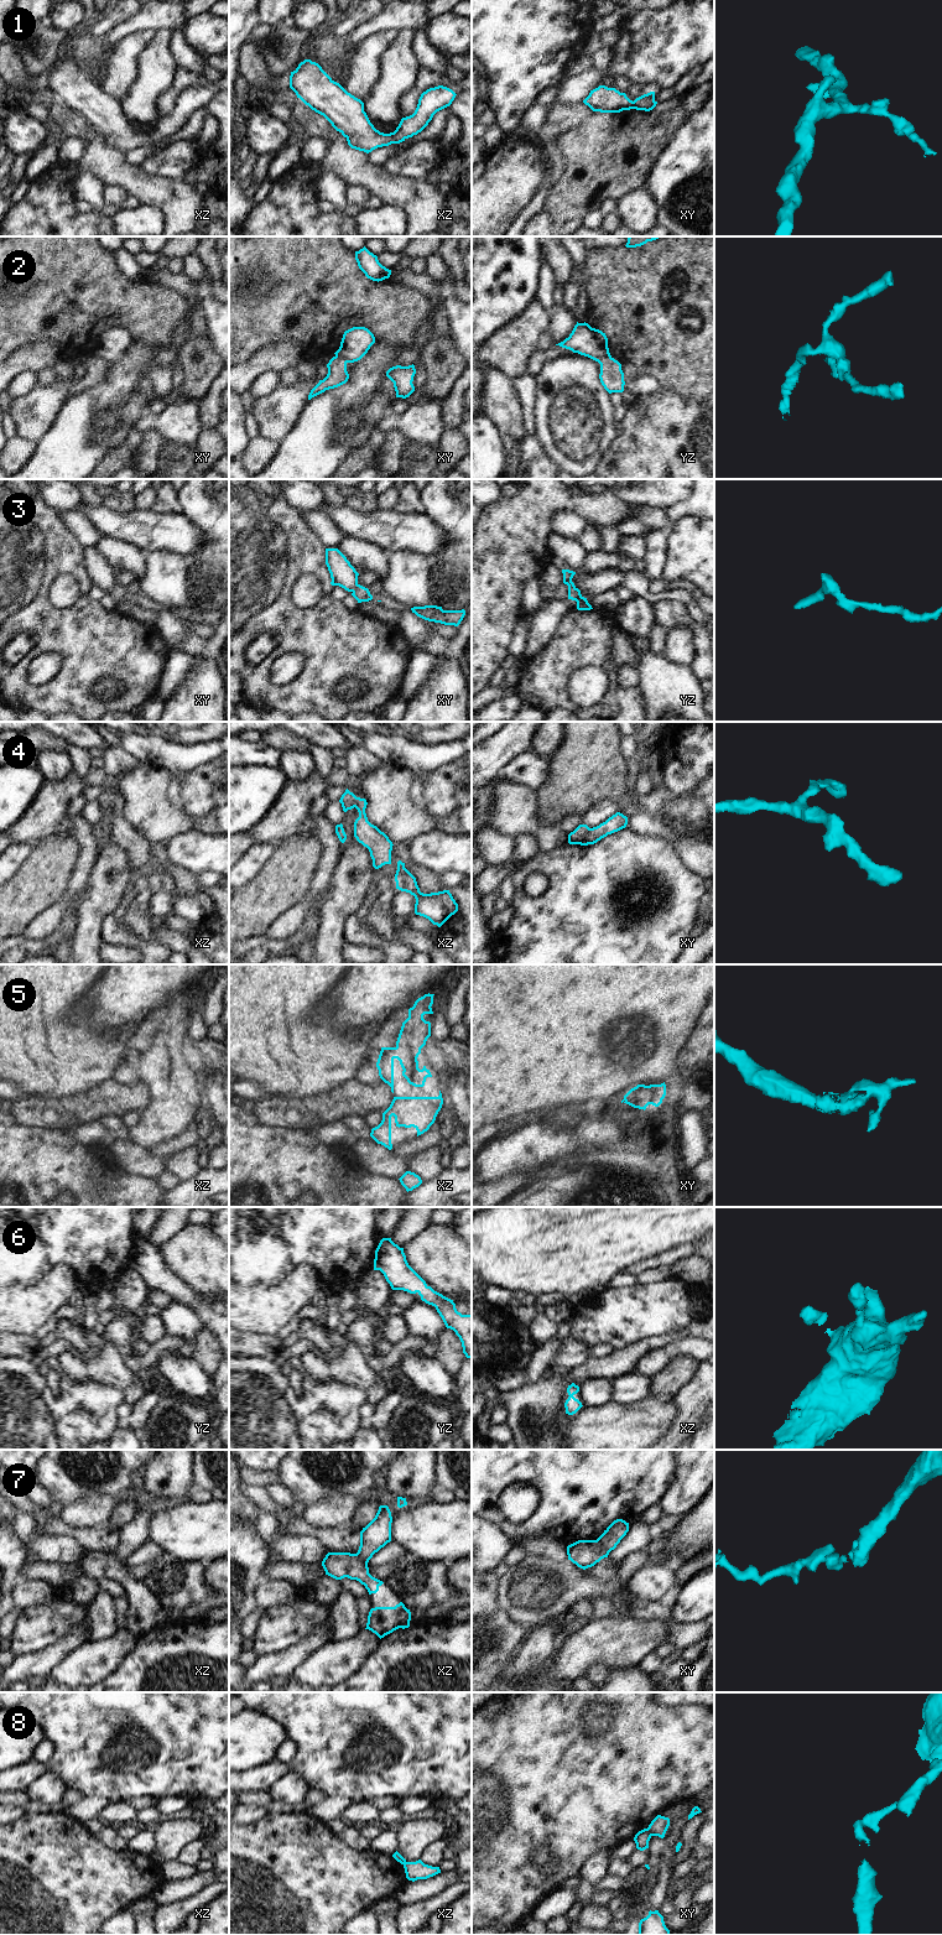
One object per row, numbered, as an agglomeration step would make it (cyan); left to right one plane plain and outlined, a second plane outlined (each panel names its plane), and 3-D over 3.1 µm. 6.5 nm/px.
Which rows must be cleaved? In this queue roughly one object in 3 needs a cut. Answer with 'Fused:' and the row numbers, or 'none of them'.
Fused: 2, 7, 8

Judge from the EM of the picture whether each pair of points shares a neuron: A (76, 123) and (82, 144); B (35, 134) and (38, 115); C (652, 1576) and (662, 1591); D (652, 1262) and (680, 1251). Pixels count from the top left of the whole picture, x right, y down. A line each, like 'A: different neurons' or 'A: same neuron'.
A: different neurons
B: different neurons
C: same neuron
D: same neuron

